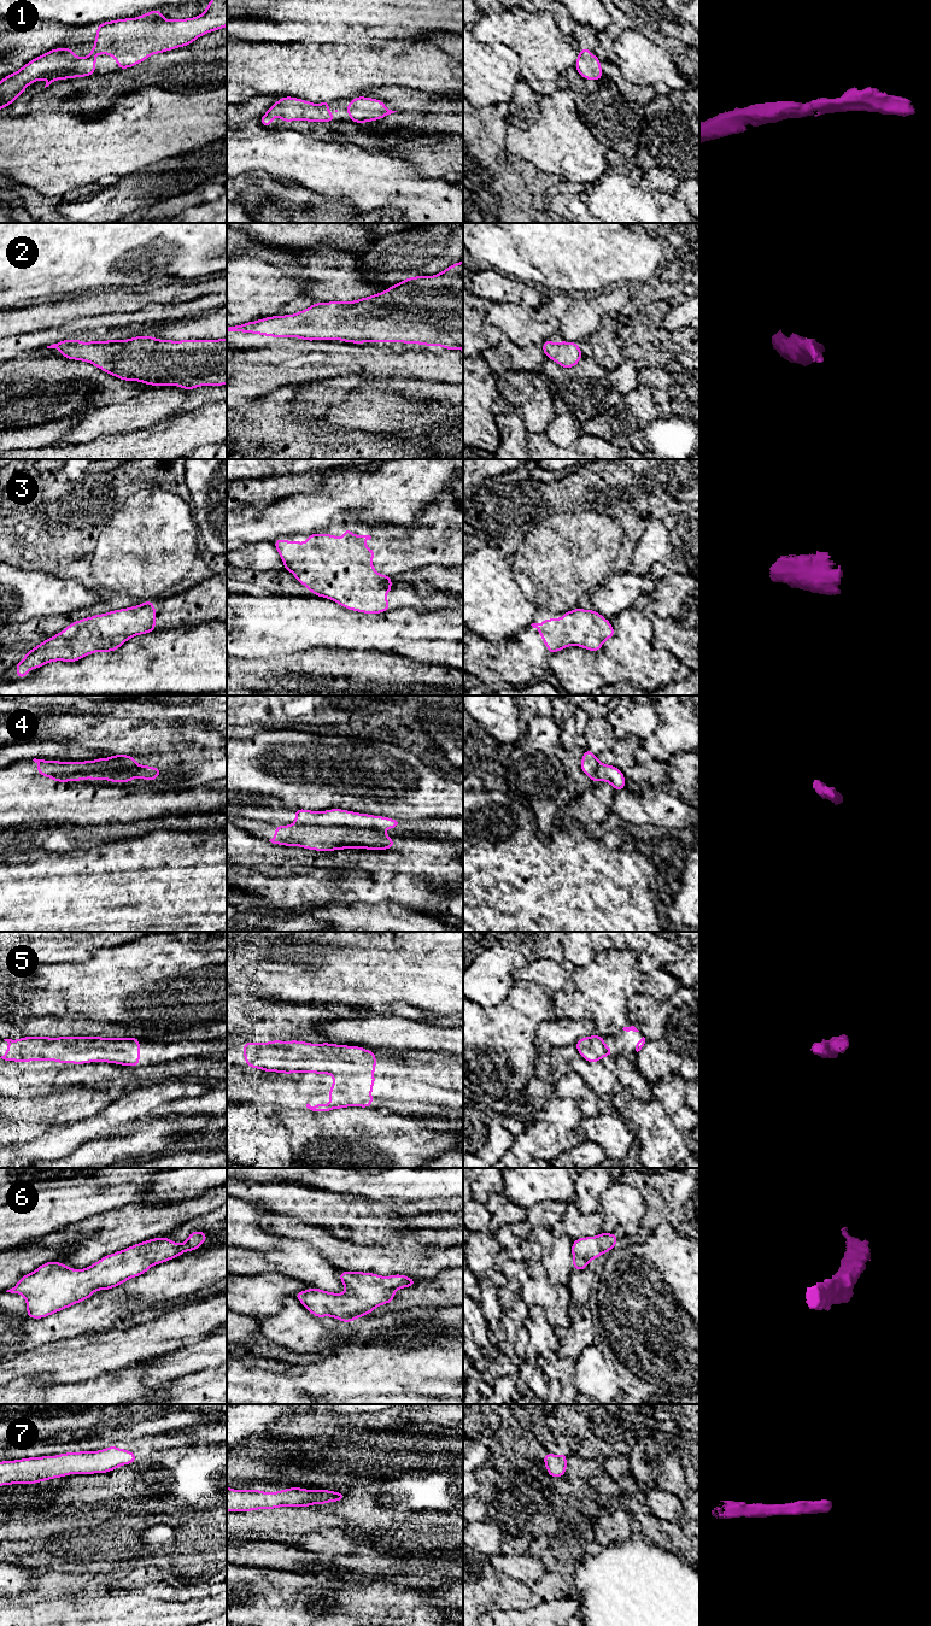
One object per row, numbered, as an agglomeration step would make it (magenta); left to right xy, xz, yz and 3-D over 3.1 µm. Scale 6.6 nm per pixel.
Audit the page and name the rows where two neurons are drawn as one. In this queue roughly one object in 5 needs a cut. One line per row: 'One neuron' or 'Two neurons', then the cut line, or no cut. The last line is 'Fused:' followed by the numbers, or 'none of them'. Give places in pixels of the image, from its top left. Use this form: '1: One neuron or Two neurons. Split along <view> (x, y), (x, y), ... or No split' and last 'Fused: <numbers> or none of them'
1: One neuron. No split
2: One neuron. No split
3: One neuron. No split
4: Two neurons. Split along xy (81, 762), (106, 762), (119, 768), (136, 767)
5: One neuron. No split
6: One neuron. No split
7: One neuron. No split
Fused: 4

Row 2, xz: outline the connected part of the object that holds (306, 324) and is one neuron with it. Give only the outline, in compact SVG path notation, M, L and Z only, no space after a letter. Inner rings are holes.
M463 260L433 276L414 276L388 289L352 301L314 303L294 315L271 316L239 325L227 333L251 333L306 341L340 340L351 344L403 342L463 351Z

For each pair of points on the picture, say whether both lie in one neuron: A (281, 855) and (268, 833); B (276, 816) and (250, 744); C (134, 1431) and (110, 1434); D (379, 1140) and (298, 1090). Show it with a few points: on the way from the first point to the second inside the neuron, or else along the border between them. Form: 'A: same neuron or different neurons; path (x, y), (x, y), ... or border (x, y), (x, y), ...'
A: different neurons; border (241, 828), (268, 840)
B: different neurons; border (240, 798), (268, 796), (280, 799)
C: same neuron; path (128, 1433), (116, 1434)
D: different neurons; border (358, 1105), (334, 1108), (328, 1113)

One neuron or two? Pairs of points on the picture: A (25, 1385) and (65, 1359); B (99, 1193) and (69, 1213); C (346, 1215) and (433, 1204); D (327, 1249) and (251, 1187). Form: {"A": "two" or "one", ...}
{"A": "two", "B": "one", "C": "one", "D": "two"}

